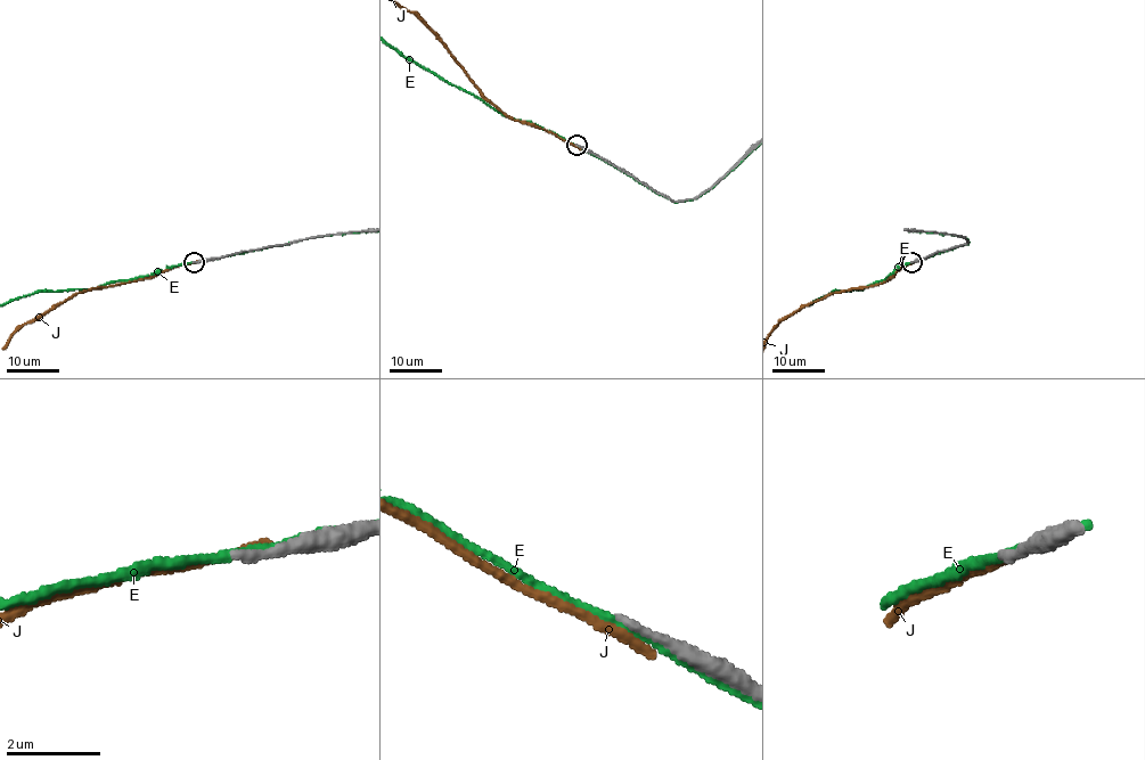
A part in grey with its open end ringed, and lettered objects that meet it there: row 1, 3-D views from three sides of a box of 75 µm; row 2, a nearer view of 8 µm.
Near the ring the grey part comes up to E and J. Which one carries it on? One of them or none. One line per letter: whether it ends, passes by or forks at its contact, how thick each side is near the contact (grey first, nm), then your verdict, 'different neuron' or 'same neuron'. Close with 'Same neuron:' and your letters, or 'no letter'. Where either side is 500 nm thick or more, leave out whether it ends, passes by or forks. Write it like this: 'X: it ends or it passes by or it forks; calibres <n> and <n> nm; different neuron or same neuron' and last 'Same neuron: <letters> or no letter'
E: it passes by; calibres 360 and 160 nm; different neuron
J: it ends; calibres 240 and 240 nm; different neuron
Same neuron: no letter

